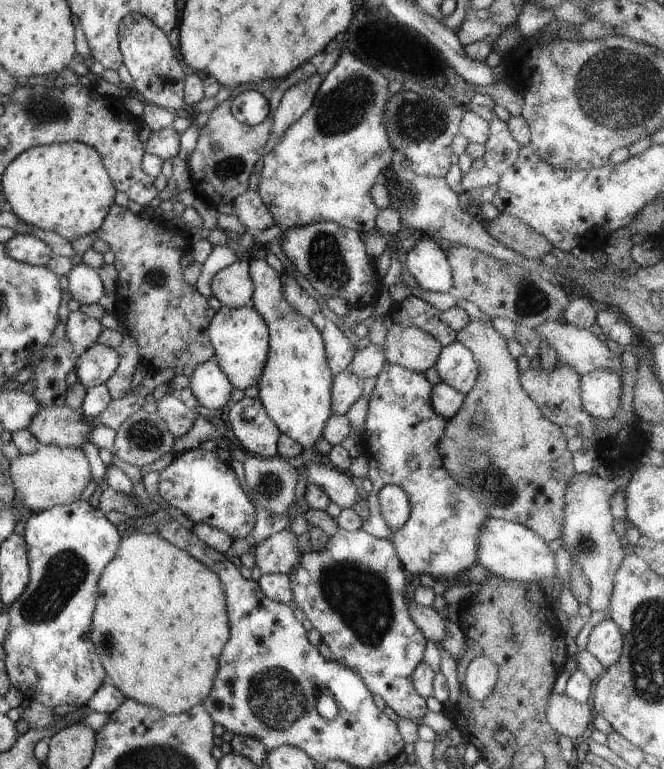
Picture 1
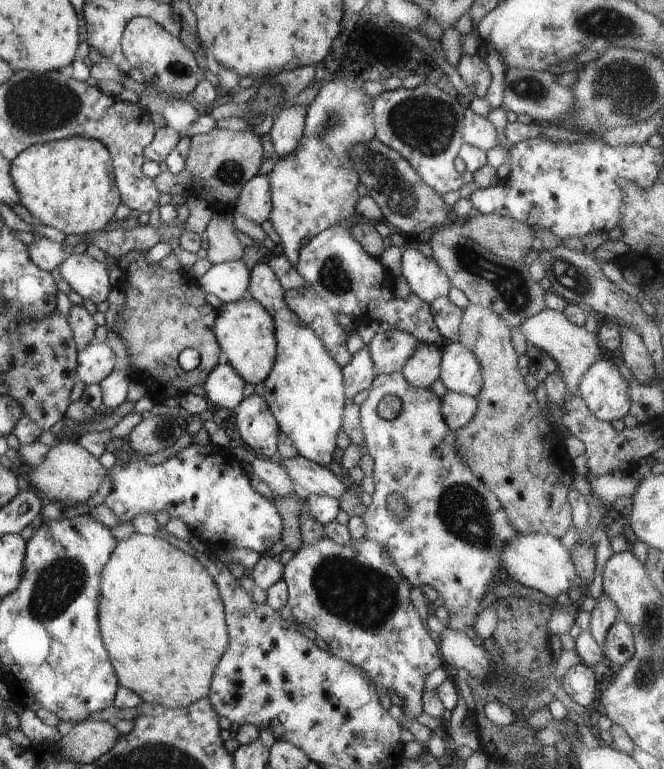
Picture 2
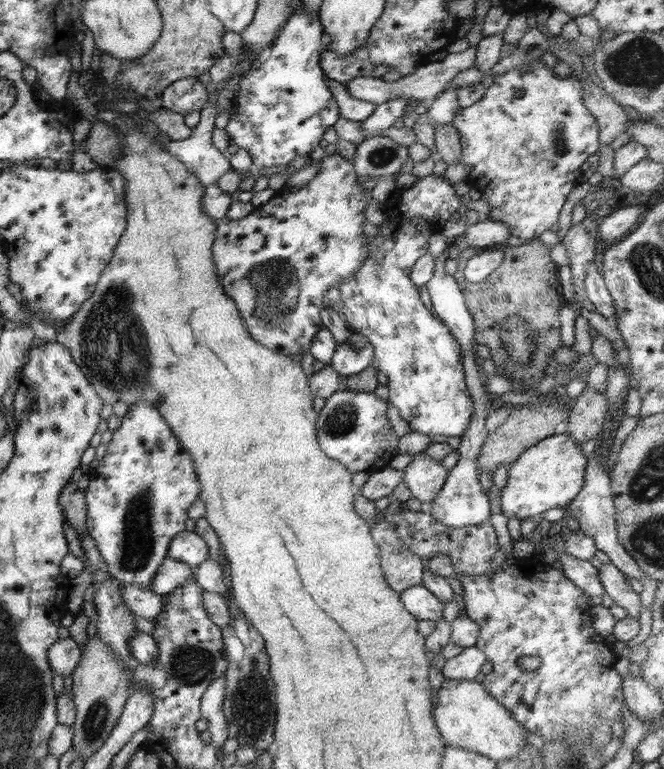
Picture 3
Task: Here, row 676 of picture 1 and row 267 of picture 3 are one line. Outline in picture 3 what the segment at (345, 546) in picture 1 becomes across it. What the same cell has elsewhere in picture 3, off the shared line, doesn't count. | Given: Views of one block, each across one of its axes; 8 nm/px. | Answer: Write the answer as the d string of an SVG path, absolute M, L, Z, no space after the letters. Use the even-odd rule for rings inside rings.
M437 175L418 178L416 185L402 190L398 196L385 202L386 220L379 227L376 239L369 237L369 256L362 263L358 272L352 278L344 278L338 286L340 289L340 314L354 333L368 338L374 347L372 367L382 372L388 381L388 402L398 408L402 418L408 422L411 433L424 434L428 437L447 436L462 437L467 430L473 413L474 403L467 393L466 375L462 365L462 349L460 344L442 320L432 314L426 304L420 300L420 292L411 279L411 268L420 256L428 250L428 238L432 234L440 234L446 220L456 212L460 205L453 184L446 177Z

